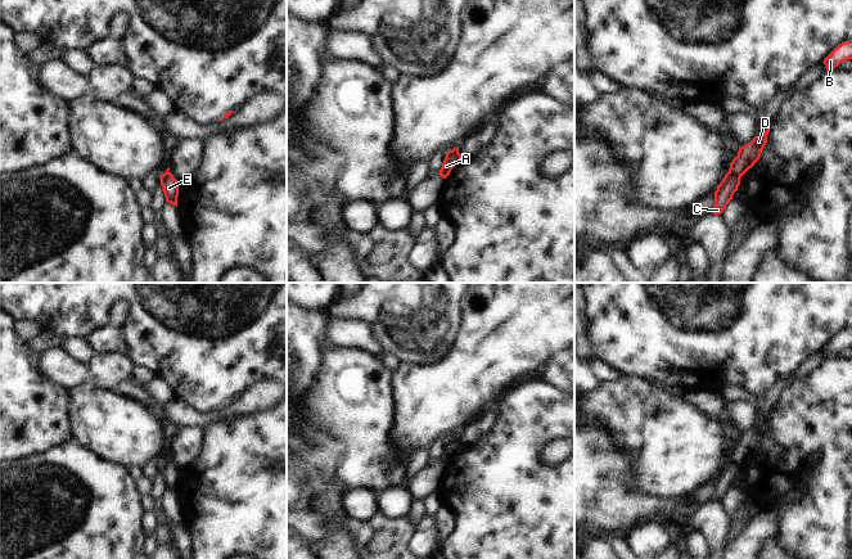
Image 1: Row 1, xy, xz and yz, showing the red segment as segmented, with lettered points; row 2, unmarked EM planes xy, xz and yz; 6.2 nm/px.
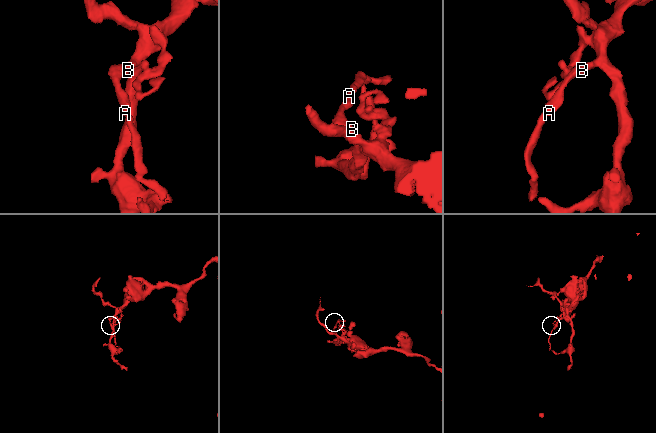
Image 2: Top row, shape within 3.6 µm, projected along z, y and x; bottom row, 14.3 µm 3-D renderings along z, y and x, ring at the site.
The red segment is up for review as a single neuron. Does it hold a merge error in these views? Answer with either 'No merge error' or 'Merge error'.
Merge error.

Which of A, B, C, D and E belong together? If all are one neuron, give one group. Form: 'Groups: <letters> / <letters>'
Groups: A B D / C E.

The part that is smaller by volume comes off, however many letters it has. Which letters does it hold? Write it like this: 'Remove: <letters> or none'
Remove: C, E.

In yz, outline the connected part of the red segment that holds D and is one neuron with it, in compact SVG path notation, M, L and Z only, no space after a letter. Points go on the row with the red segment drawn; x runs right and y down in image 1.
M770 127L761 135L754 136L750 143L739 146L738 155L730 163L729 172L741 179L741 176L754 166L767 143Z

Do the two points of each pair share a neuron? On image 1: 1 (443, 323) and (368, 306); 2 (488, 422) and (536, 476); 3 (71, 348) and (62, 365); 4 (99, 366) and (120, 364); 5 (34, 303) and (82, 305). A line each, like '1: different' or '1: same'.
1: same
2: different
3: different
4: same
5: same

